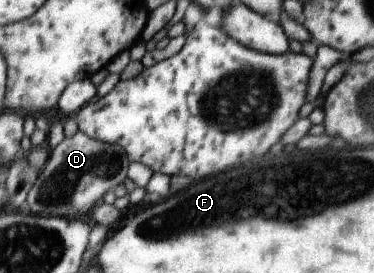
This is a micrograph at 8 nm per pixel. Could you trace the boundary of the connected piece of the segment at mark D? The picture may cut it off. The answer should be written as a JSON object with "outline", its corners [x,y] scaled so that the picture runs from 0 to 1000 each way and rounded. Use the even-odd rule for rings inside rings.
{"outline":[[[217,476],[201,498],[174,498],[139,546],[131,593],[83,692],[72,773],[131,795],[184,795],[184,777],[195,795],[241,791],[254,747],[342,648],[348,597],[345,568],[329,535],[243,505]]]}

